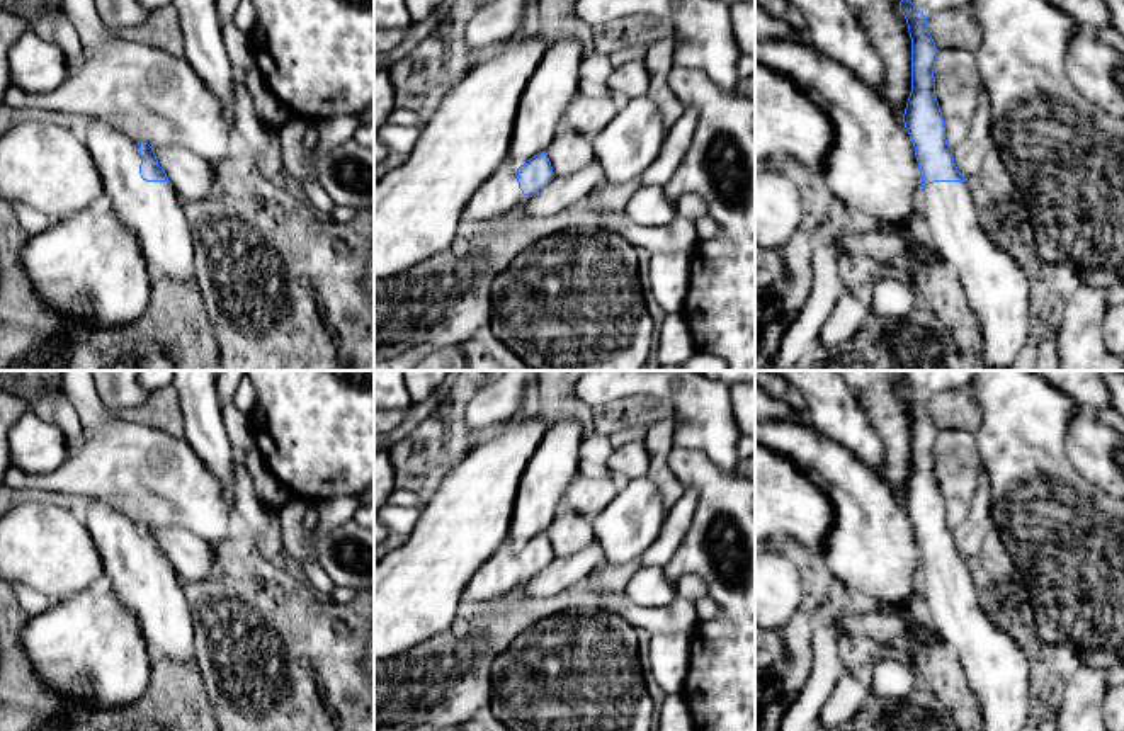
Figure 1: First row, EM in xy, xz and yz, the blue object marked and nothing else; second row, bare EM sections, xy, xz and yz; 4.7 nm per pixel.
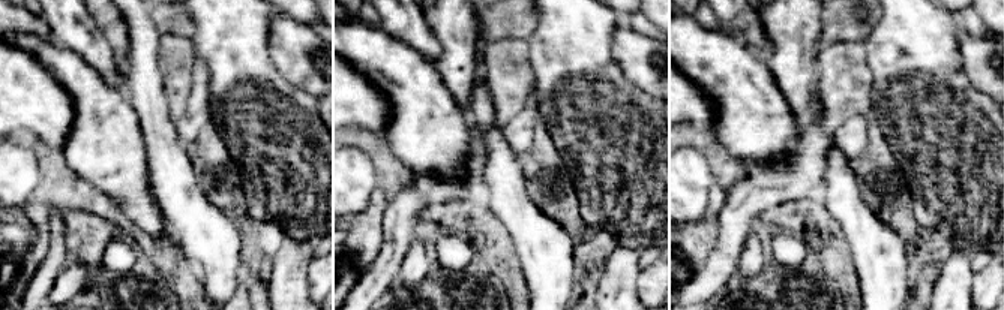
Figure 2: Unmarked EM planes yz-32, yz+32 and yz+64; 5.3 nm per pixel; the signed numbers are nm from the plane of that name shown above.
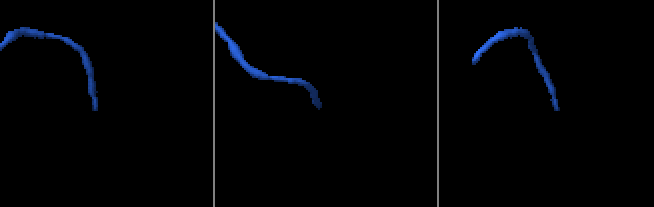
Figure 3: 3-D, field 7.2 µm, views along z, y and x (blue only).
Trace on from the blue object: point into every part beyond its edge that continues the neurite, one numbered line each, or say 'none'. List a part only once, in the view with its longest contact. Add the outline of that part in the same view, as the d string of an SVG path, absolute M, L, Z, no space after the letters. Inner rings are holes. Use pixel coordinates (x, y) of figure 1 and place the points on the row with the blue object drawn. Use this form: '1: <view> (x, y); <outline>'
1: xy (153, 211); M90 117L85 126L83 144L100 173L104 194L111 201L112 211L133 231L153 280L165 277L184 284L194 277L192 228L182 209L182 196L170 182L146 182L141 178L139 141L105 119Z

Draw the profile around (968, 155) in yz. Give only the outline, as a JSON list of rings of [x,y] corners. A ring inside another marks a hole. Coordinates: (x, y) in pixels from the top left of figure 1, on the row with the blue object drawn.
[[[981,83],[978,109],[969,134],[952,150],[954,163],[964,178],[974,177],[986,153],[995,146],[991,136],[991,100]]]

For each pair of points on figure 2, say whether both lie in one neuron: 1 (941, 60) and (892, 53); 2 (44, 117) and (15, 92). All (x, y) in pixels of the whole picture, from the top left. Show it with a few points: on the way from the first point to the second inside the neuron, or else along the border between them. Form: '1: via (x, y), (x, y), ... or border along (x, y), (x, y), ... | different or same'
1: via (929, 60), (904, 57) | same
2: via (36, 110), (23, 99) | same

